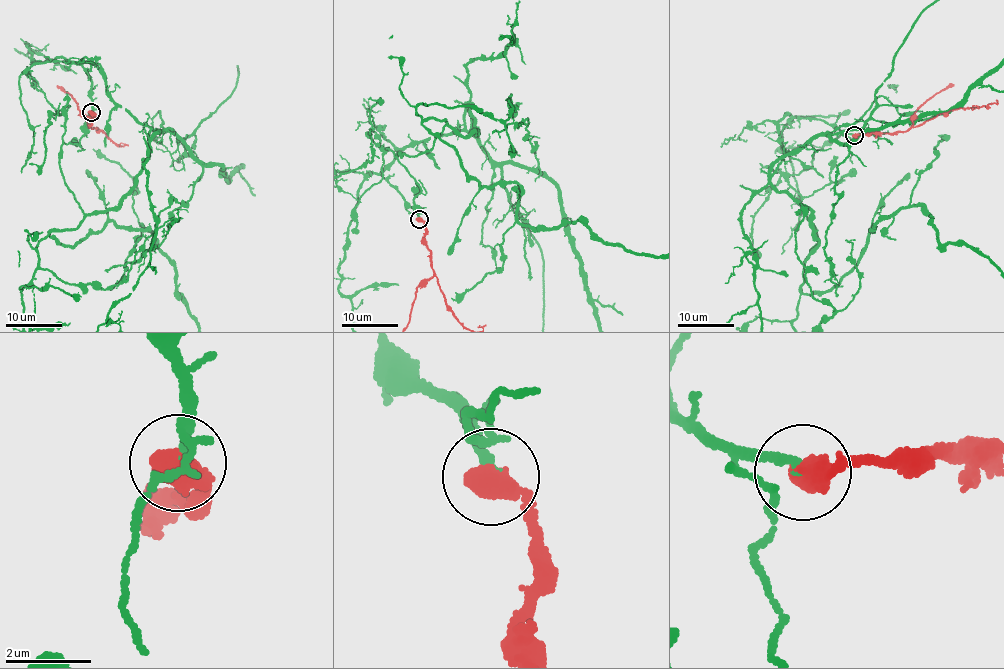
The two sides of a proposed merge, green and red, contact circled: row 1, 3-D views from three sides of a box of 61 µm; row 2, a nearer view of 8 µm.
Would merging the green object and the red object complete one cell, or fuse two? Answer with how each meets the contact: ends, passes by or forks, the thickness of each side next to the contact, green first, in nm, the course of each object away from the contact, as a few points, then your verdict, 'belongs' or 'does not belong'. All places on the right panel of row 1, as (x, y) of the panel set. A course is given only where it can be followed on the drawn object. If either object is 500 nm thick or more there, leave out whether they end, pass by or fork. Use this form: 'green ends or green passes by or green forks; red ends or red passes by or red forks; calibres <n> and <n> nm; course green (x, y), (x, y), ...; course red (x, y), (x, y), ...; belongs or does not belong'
calibres 240 and 650 nm; course green (853, 136), (780, 132), (819, 148), (788, 178), (805, 259), (771, 166), (863, 126); course red (853, 136), (905, 132), (940, 114), (967, 107), (985, 106), (997, 101); belongs

